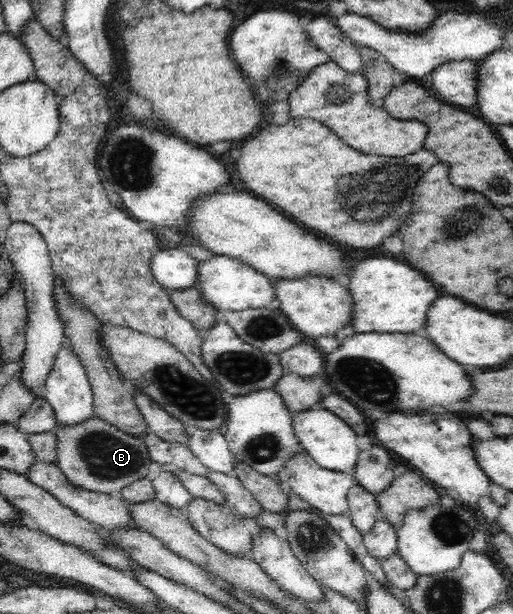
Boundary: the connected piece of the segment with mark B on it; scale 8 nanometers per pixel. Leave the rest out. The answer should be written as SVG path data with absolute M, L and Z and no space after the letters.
M89 417L77 425L57 425L57 466L71 485L97 493L115 495L125 485L131 485L153 473L151 460L143 438L125 434L101 417Z

